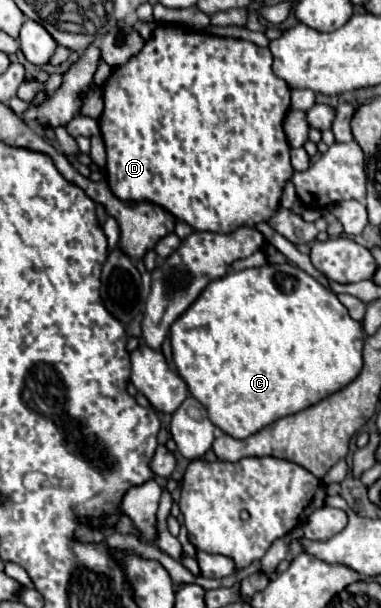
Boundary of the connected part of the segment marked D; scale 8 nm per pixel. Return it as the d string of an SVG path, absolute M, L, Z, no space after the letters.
M160 25L152 39L146 41L142 51L132 57L126 65L116 67L108 81L104 83L104 113L100 117L100 131L106 143L106 177L114 191L114 195L122 201L150 201L166 211L170 211L178 221L186 221L196 231L214 231L214 233L232 233L238 227L252 227L260 221L268 221L280 203L282 189L286 181L292 177L294 169L290 165L290 147L286 143L282 121L290 105L290 87L286 81L278 79L272 71L272 57L266 47L258 47L250 41L214 37L208 33L188 31L184 27Z

